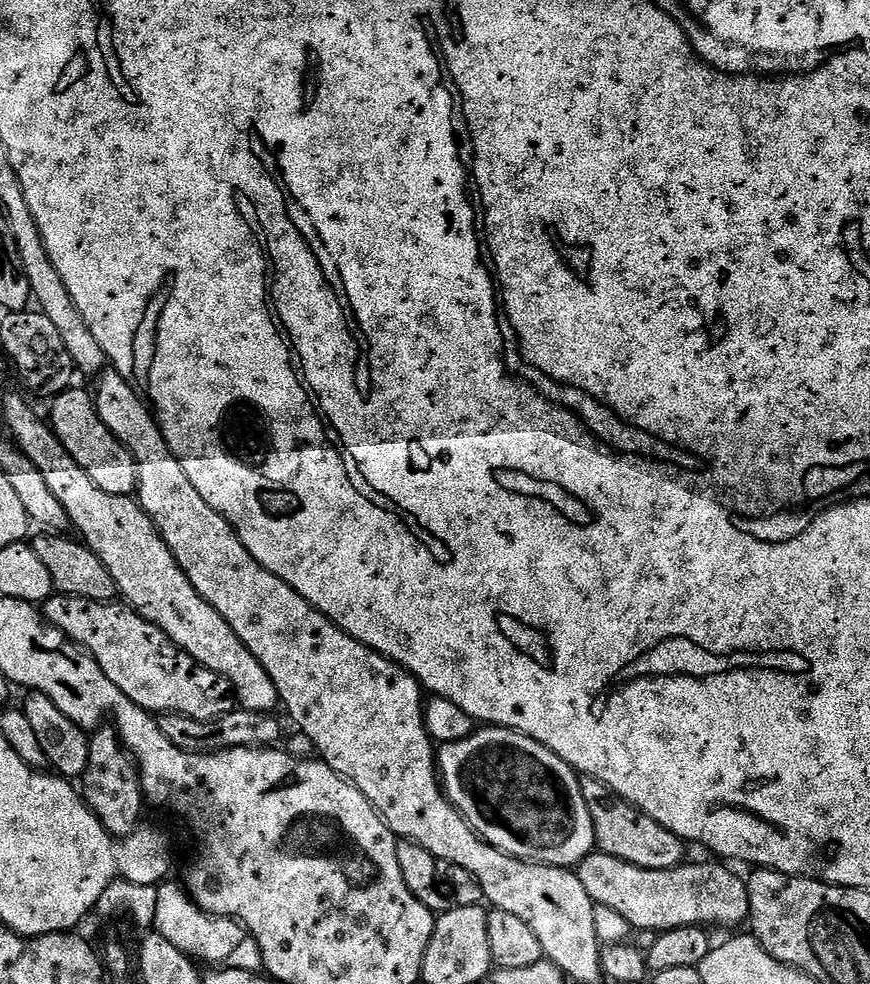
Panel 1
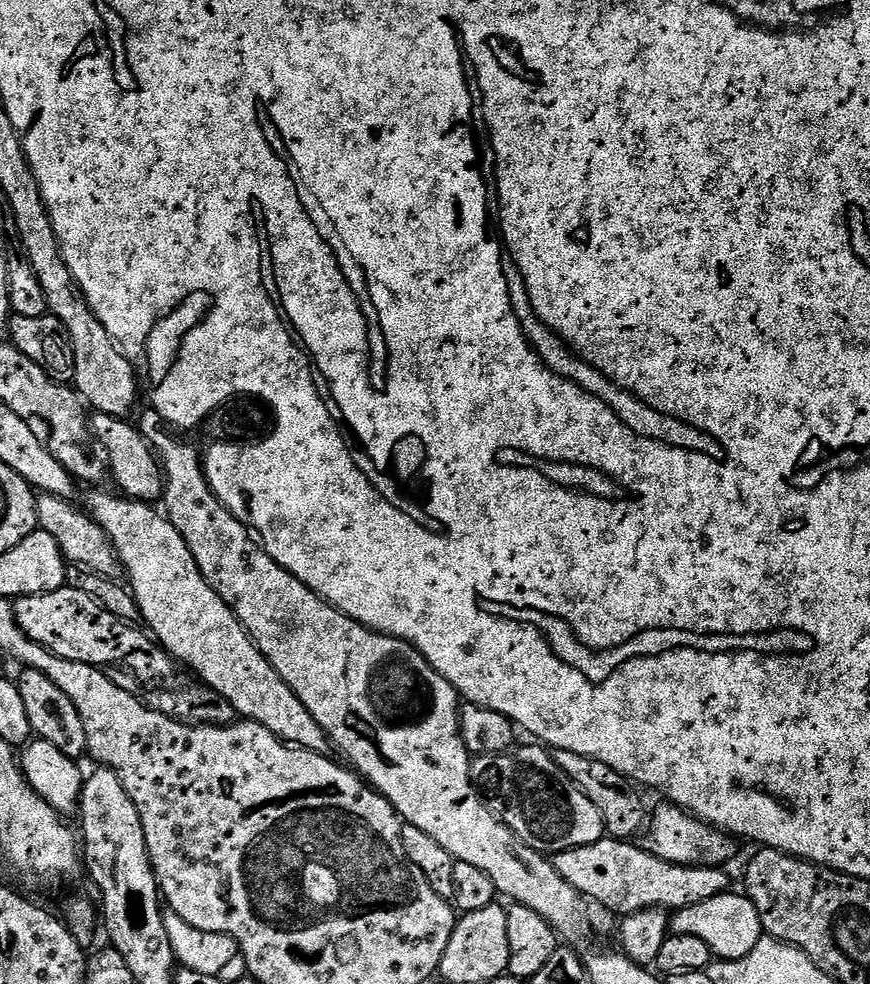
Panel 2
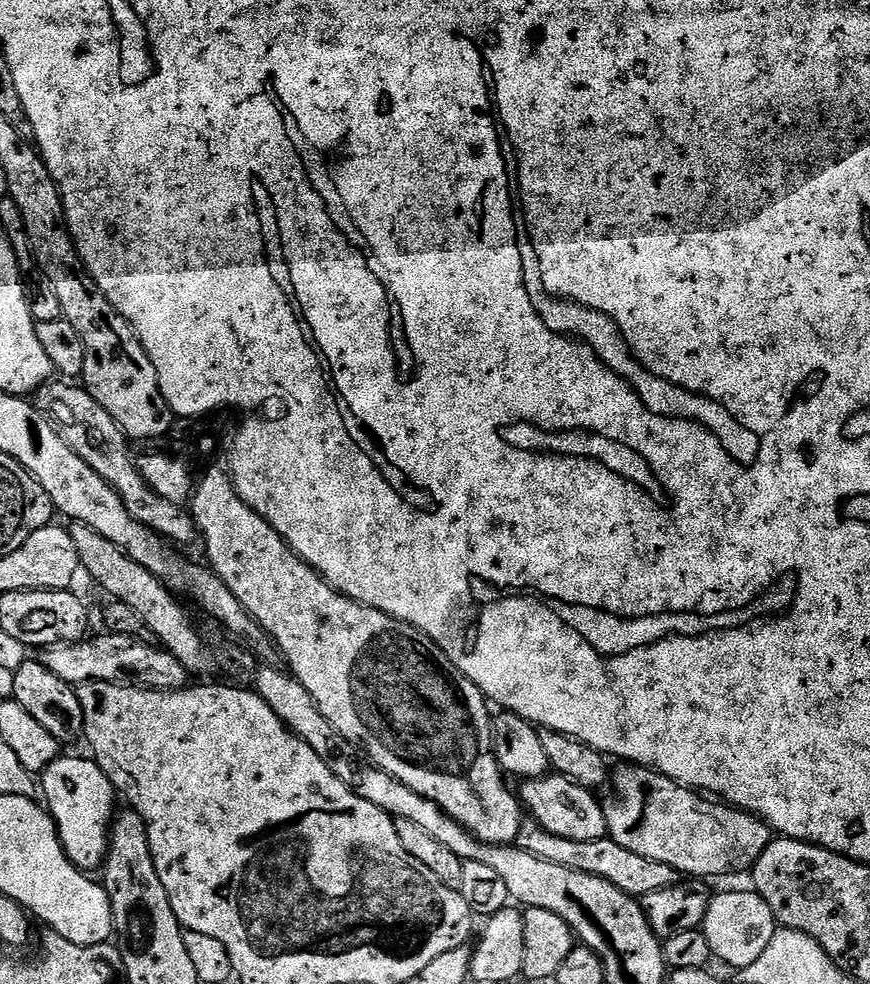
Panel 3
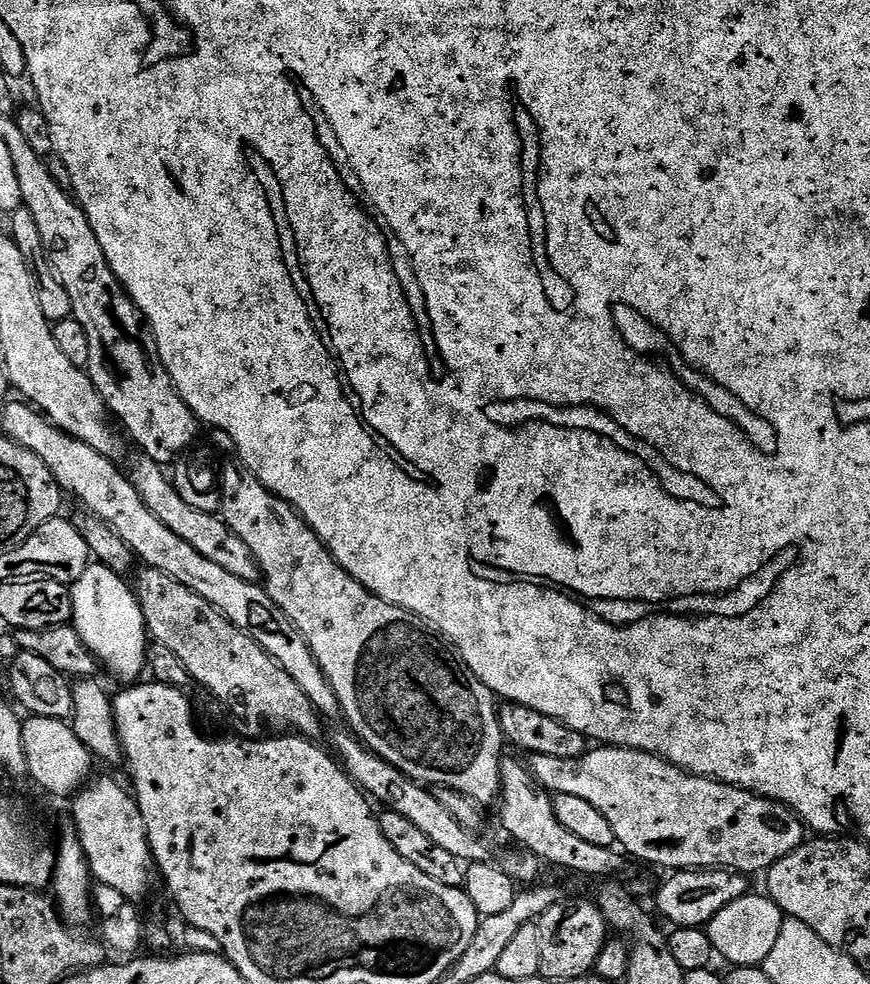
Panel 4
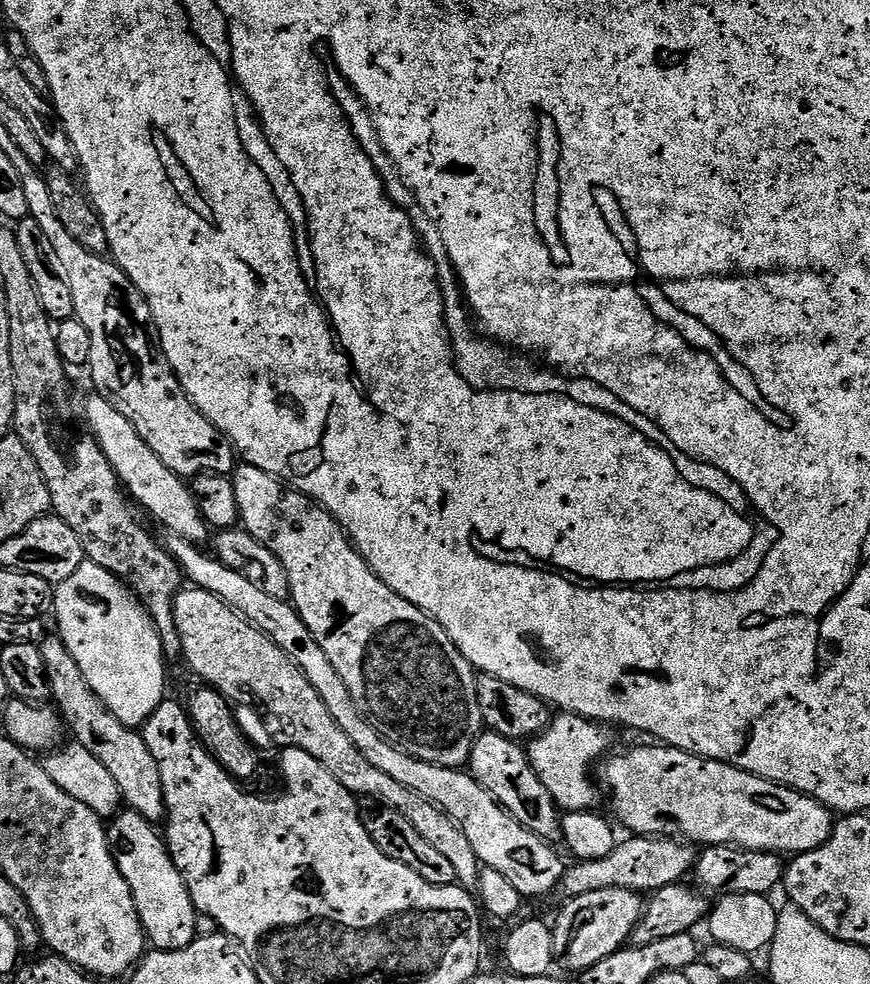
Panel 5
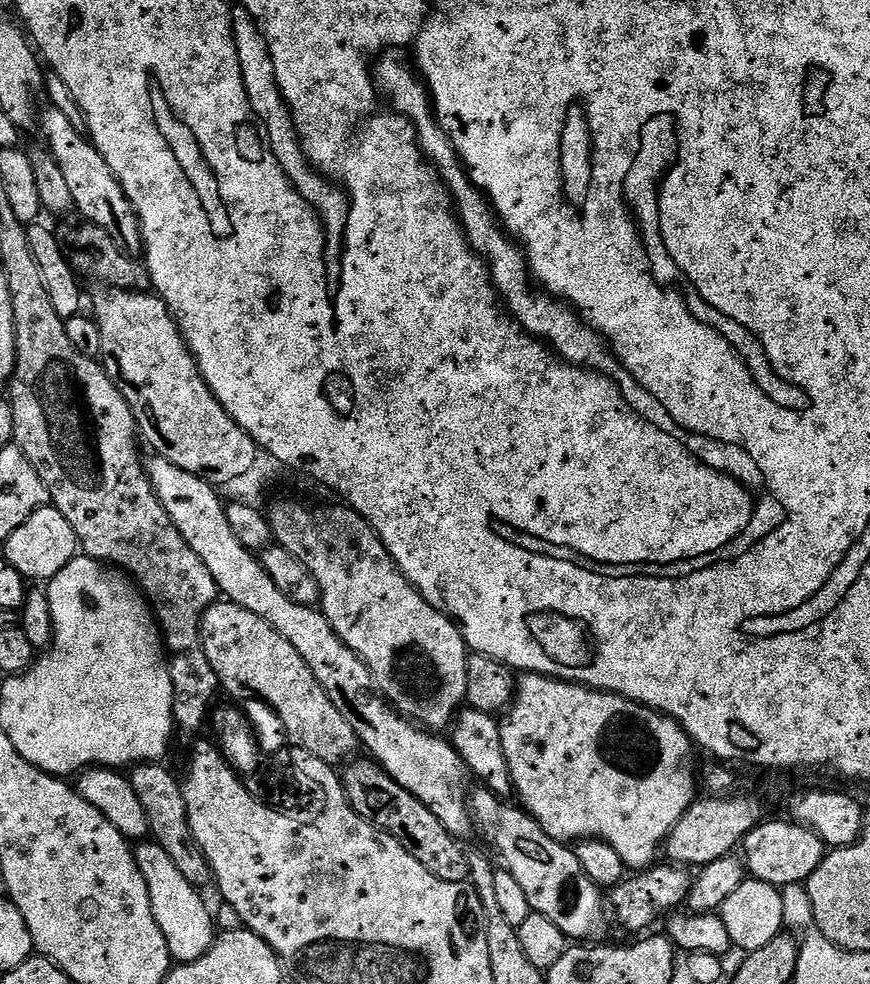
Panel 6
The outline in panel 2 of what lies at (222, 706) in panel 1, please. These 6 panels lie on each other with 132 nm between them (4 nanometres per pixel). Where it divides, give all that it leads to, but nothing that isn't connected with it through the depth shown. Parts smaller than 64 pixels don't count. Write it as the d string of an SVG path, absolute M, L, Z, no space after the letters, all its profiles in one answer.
M65 586L46 594L18 596L14 607L21 630L58 658L97 666L119 666L135 672L146 686L164 686L175 681L172 679L178 665L169 652L165 652L147 631L139 632L135 623L119 620L90 598L90 594L82 594L82 590Z

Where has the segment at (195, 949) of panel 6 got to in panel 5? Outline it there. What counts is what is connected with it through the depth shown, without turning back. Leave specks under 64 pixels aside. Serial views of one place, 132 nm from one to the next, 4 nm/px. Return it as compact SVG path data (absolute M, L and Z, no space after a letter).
M124 810L107 825L108 844L122 878L126 878L134 894L147 943L155 951L173 952L196 941L195 922L198 913L190 898L190 890L172 855L168 853L165 837L161 833L159 836L156 828L157 825L142 818L142 814Z

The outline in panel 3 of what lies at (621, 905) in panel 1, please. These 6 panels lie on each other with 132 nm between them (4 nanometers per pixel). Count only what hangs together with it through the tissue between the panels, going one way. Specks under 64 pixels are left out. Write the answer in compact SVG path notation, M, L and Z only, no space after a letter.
M531 818L521 823L514 844L515 847L526 850L546 862L558 862L558 866L570 866L574 870L582 870L586 874L606 878L614 882L618 890L637 898L643 898L654 890L671 888L678 880L678 874L670 866L662 862L654 862L650 858L642 858L642 854L634 854L634 850L626 850L626 846L618 846L618 842L610 838L594 842L574 842L566 838L558 838Z

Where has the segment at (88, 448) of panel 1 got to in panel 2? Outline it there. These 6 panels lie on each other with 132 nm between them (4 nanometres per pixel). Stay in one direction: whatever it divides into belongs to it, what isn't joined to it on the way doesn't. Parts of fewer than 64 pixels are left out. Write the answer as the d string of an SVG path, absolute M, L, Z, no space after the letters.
M96 412L91 417L92 436L102 449L106 463L110 469L111 479L121 493L130 500L156 502L164 494L164 474L160 461L148 440L142 435L135 423L127 424L127 419Z

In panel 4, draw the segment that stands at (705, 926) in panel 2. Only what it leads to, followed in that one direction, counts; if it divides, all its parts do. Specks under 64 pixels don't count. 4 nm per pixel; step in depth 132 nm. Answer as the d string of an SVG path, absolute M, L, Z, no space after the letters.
M749 894L722 906L718 914L706 925L706 931L715 955L725 956L732 966L760 966L764 959L774 950L778 934L785 922L785 915L778 905L766 894Z

